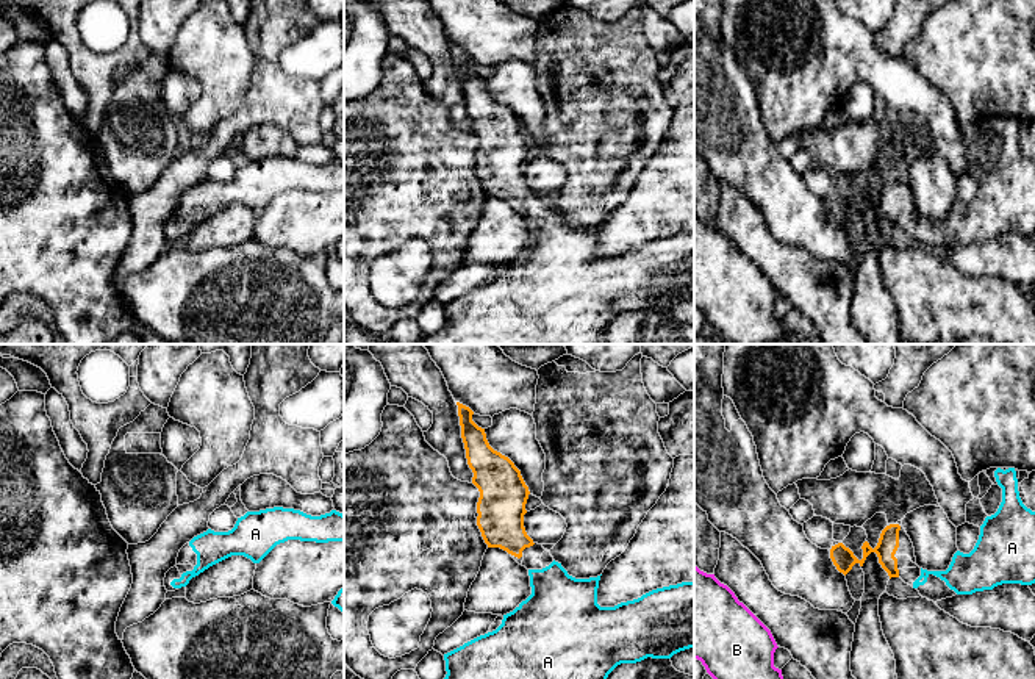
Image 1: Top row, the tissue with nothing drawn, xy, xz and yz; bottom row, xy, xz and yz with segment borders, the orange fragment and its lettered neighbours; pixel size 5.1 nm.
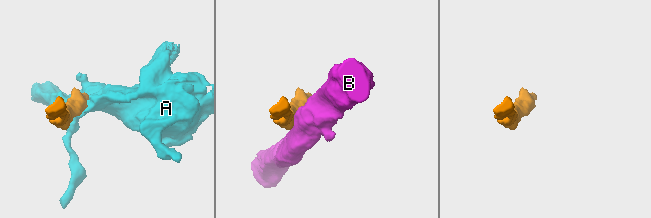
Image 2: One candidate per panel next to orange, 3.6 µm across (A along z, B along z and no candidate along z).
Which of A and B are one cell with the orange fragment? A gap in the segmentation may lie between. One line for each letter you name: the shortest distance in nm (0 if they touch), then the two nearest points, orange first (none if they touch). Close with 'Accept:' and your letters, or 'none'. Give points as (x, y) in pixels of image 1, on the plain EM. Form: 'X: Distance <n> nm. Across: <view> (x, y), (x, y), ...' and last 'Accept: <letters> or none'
A: Distance 80 nm. Across: xz (519, 207), (529, 219)
Accept: A

